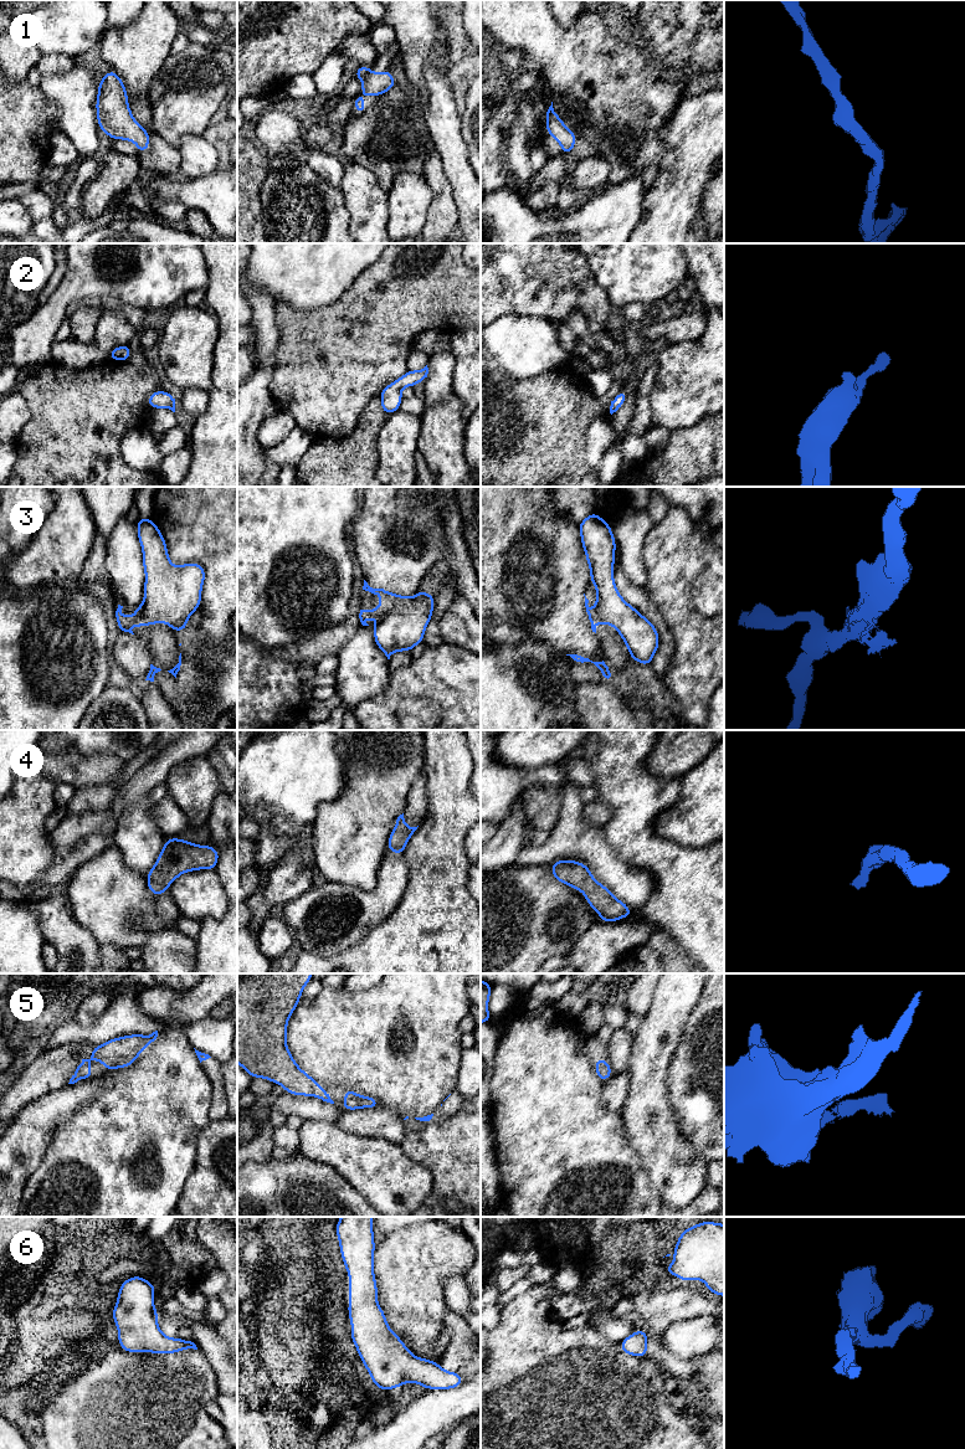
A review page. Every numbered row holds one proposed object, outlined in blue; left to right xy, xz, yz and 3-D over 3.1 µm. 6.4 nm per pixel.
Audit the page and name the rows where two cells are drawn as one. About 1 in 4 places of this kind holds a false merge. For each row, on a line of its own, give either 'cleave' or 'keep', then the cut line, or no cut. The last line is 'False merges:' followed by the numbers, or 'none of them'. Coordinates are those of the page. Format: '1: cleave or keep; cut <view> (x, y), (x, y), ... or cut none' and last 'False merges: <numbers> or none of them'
1: keep; cut none
2: keep; cut none
3: cleave; cut xz (414, 597), (401, 610), (391, 611), (375, 627)
4: keep; cut none
5: keep; cut none
6: keep; cut none
False merges: 3

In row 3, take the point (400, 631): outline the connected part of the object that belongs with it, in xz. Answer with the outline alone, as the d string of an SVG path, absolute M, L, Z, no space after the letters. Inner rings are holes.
M421 589L402 611L389 613L374 628L376 646L390 659L395 652L411 649L424 642L425 630L431 621L435 596Z

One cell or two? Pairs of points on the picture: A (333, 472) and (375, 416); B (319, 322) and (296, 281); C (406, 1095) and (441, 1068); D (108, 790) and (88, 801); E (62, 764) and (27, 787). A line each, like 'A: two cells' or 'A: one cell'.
A: one cell
B: two cells
C: one cell
D: one cell
E: two cells

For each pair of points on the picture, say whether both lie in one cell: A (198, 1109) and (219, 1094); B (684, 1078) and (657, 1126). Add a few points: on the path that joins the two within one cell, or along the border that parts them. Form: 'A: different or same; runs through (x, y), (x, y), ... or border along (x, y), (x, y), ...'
A: different; border along (204, 1072), (211, 1089), (211, 1119)
B: different; border along (667, 1074), (668, 1099), (681, 1130)

